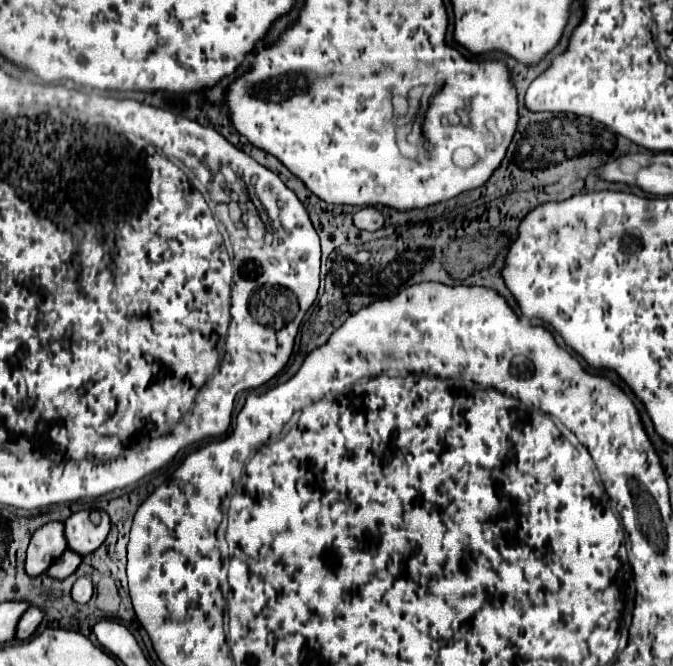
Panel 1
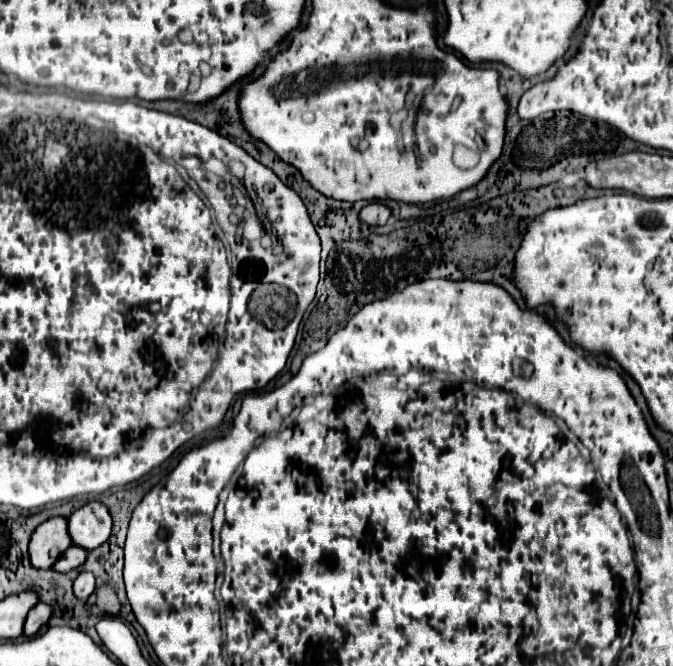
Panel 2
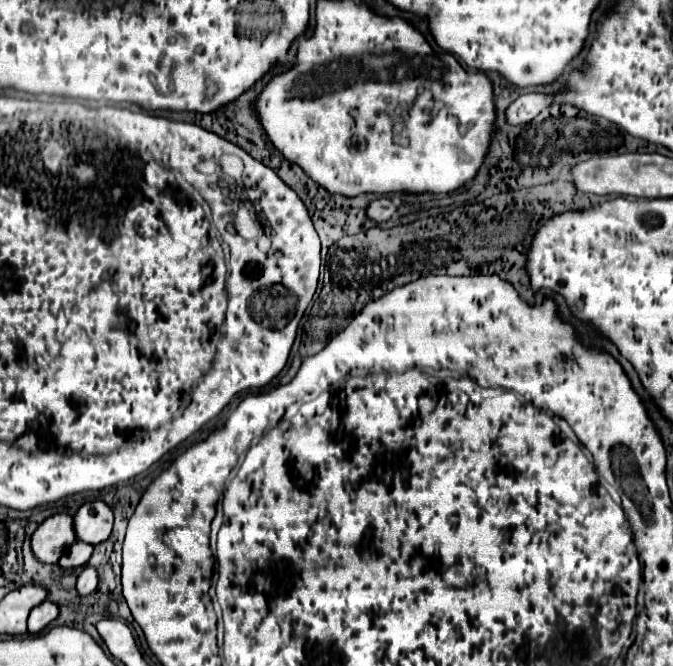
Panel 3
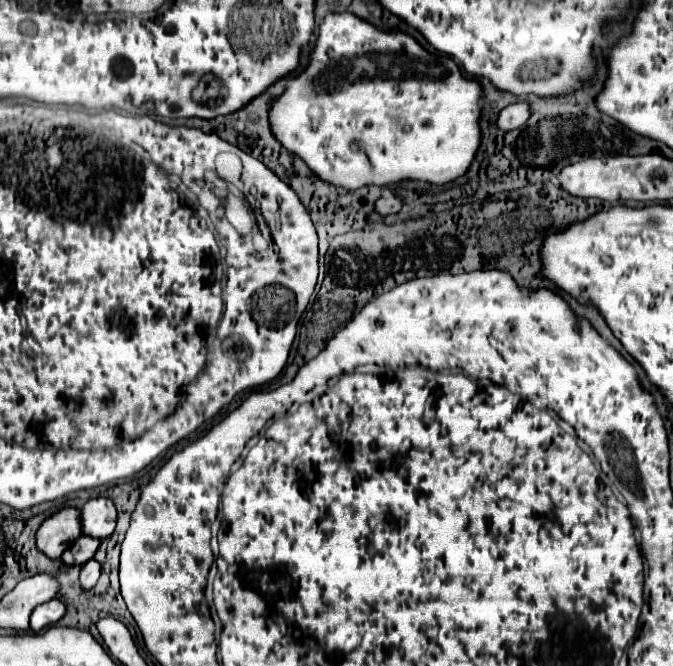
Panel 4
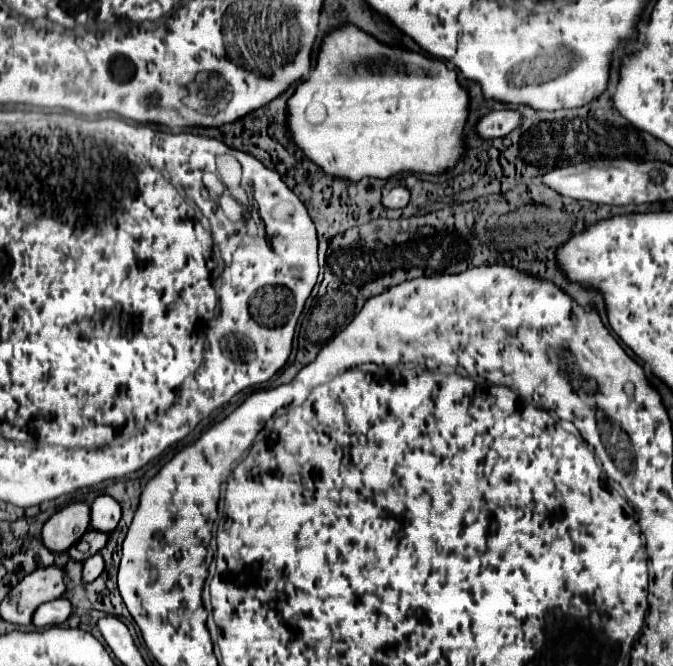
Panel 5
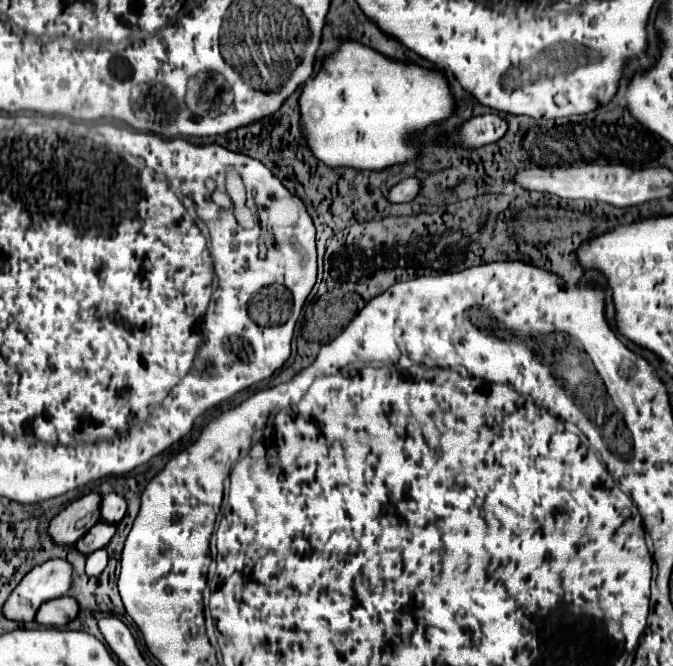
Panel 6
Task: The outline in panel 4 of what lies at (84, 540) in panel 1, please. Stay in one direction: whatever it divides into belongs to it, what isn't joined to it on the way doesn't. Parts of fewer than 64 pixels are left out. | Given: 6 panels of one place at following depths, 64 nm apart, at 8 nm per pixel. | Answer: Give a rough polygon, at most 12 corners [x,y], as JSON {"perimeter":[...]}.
{"perimeter":[[92,498],[80,510],[84,536],[104,540],[114,532],[116,508]]}

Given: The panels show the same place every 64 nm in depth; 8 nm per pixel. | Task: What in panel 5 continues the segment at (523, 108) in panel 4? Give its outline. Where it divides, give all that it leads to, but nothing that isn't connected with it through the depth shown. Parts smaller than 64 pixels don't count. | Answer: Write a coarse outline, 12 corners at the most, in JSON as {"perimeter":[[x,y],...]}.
{"perimeter":[[514,108],[490,112],[478,124],[482,138],[506,136],[520,126]]}

